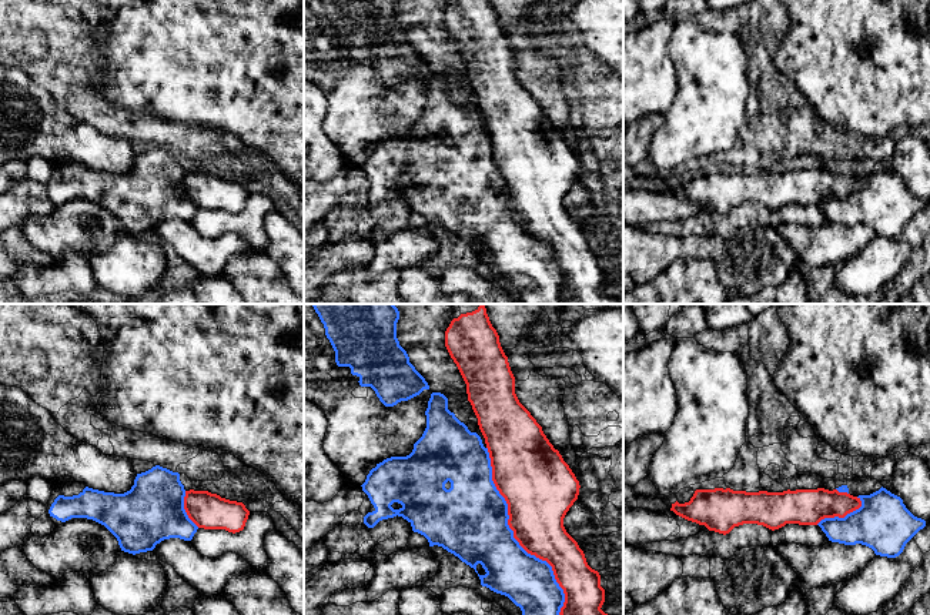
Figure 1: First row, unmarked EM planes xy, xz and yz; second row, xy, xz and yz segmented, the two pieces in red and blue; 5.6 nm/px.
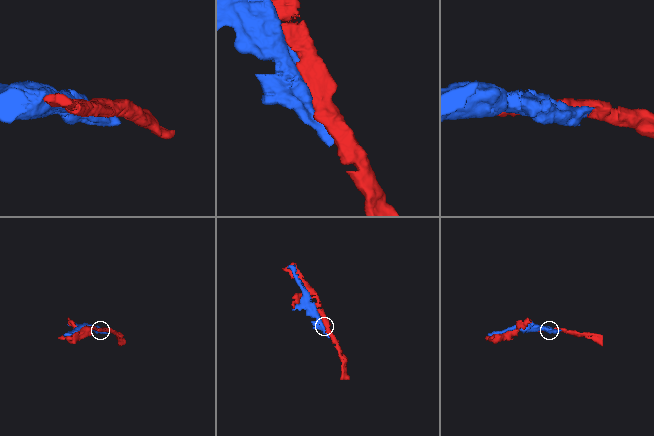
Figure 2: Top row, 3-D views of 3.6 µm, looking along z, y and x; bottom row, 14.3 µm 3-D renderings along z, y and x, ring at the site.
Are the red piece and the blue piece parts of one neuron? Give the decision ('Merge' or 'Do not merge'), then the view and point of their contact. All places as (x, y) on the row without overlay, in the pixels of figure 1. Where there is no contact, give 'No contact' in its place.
Do not merge. Touches red at xz (515, 219)

